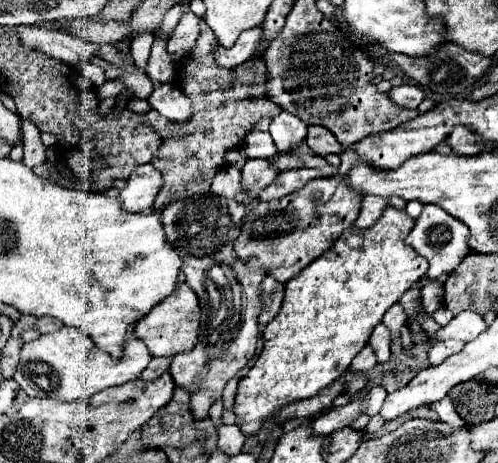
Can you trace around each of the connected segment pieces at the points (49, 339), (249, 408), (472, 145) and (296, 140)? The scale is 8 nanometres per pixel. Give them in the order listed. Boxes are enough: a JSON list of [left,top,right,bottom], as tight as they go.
[[14,326,152,400],[234,206,428,434],[444,126,482,156],[270,110,308,152]]

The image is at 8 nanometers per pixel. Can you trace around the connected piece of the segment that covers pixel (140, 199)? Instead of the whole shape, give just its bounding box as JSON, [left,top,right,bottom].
[120,164,162,212]

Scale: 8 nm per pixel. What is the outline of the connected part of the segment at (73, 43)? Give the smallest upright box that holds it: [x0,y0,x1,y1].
[14,26,96,64]

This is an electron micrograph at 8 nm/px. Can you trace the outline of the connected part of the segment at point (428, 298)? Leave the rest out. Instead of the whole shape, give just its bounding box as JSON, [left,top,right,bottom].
[422,280,444,316]

